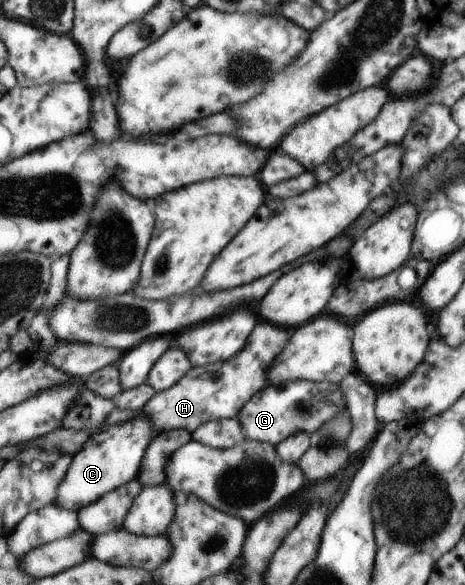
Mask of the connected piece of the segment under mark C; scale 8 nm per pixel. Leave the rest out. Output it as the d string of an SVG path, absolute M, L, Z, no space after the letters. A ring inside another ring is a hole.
M142 417L93 435L83 450L72 458L70 470L59 485L56 504L61 508L79 512L111 491L117 490L122 484L135 479L139 463L142 462L142 456L153 436L150 422Z

